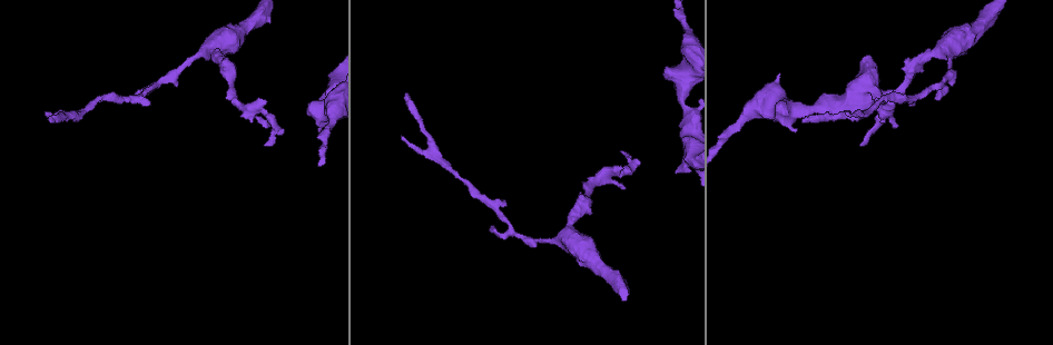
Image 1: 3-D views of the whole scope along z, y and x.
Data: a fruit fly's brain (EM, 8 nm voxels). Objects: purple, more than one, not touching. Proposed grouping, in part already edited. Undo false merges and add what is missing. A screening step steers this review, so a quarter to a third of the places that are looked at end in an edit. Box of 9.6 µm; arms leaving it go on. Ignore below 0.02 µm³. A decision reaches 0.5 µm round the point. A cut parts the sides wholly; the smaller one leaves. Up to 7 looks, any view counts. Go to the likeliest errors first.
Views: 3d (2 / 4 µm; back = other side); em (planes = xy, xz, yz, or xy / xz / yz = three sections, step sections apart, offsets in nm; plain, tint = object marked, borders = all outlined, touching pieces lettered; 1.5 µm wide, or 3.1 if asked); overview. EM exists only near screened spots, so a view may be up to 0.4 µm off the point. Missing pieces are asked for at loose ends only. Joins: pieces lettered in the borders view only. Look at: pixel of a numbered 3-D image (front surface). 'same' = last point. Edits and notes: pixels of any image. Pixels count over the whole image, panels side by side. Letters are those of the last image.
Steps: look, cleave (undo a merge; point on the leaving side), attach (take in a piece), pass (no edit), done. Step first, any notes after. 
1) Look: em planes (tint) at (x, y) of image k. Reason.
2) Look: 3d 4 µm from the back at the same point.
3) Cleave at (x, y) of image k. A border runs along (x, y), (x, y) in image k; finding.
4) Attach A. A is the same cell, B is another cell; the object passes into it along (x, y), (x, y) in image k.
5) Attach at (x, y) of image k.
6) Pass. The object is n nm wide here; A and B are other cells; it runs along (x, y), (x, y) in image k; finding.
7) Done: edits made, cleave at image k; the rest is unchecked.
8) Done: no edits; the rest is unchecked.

Look: em planes (borders) at (403, 137) of image 1. Thin end.

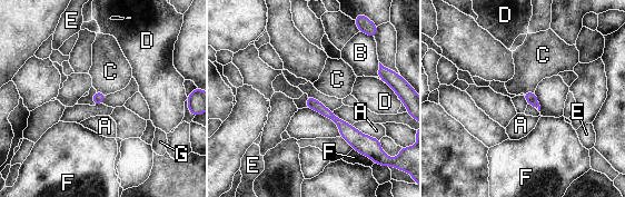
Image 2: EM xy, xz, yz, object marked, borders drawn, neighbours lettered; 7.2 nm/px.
Pass. A, B, C, D, E, F and G are other cells; a border runs along (534, 91), (525, 91), (523, 94) in image 2; no lettered piece goes on from it.

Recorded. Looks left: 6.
Look: em xy step 4 (borders) at (624, 188) of image 1. An open end.

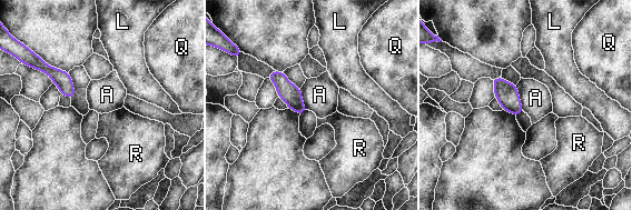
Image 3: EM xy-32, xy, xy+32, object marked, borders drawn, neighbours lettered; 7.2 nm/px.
Look: em xz step 4 (borders) at the same point.

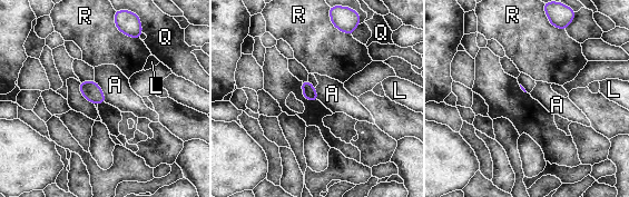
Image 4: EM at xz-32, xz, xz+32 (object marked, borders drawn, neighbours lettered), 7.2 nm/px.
Pass. The longest contact is with R, 220 nm; A, L, Q and R are other cells; a border runs along (95, 80), (106, 102) in image 4; no lettered piece goes on from it.

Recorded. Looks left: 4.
Look: em yz step 4 (borders) at (179, 70) of image 1. Narrows sharply.

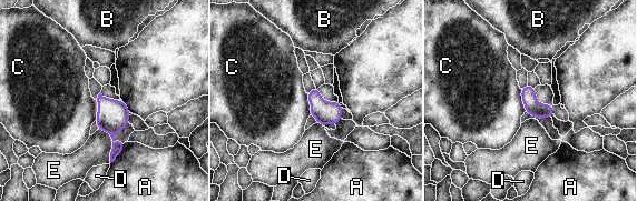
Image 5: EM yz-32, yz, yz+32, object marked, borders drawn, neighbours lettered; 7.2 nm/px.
Pass. The longest contact is with E, 260 nm; A, B, C, D and E are other cells; continuous, no second neuron.

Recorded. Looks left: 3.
Done: no edits; the rest is unchecked.

